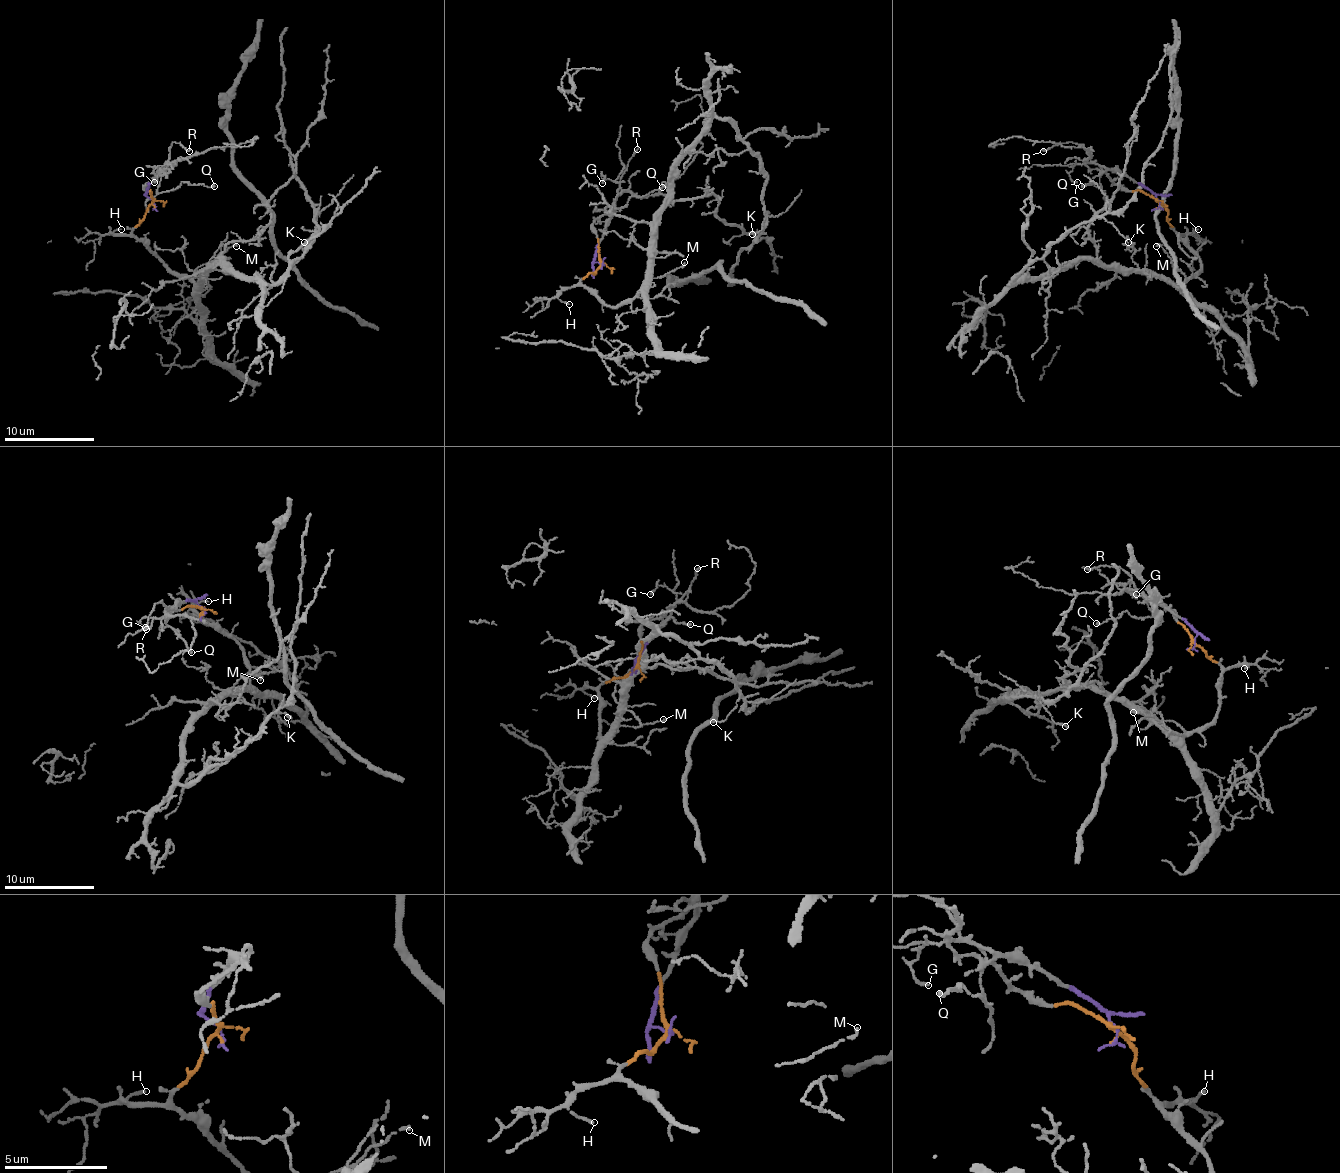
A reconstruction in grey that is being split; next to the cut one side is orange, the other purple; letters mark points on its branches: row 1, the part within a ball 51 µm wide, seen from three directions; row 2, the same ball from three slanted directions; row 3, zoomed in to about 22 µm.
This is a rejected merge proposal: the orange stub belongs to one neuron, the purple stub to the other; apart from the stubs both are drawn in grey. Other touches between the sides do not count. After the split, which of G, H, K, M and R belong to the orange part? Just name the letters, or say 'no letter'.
H, K, M

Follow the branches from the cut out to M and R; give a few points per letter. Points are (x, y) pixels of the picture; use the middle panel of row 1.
M: (601, 266), (581, 282), (606, 304), (617, 307), (637, 293), (646, 279), (676, 270), (685, 261)
R: (601, 266), (594, 255), (615, 209), (619, 180), (637, 148)

